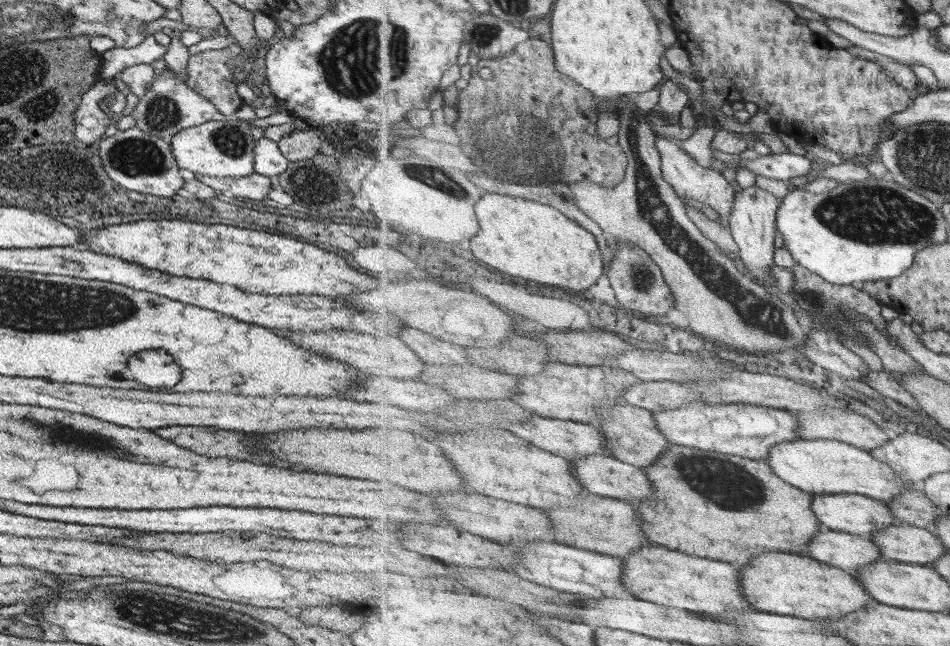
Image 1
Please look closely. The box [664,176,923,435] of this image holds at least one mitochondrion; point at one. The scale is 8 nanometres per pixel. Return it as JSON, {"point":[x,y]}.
{"point":[811,300]}

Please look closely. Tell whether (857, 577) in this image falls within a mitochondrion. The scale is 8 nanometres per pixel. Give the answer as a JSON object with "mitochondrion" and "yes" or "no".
{"mitochondrion":"no"}

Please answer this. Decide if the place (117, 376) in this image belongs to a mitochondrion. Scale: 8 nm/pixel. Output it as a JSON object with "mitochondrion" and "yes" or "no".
{"mitochondrion":"no"}

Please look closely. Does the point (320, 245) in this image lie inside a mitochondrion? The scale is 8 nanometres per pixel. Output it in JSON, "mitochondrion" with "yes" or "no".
{"mitochondrion":"no"}

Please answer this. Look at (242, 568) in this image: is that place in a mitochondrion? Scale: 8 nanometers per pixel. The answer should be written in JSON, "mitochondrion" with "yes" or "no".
{"mitochondrion":"no"}

